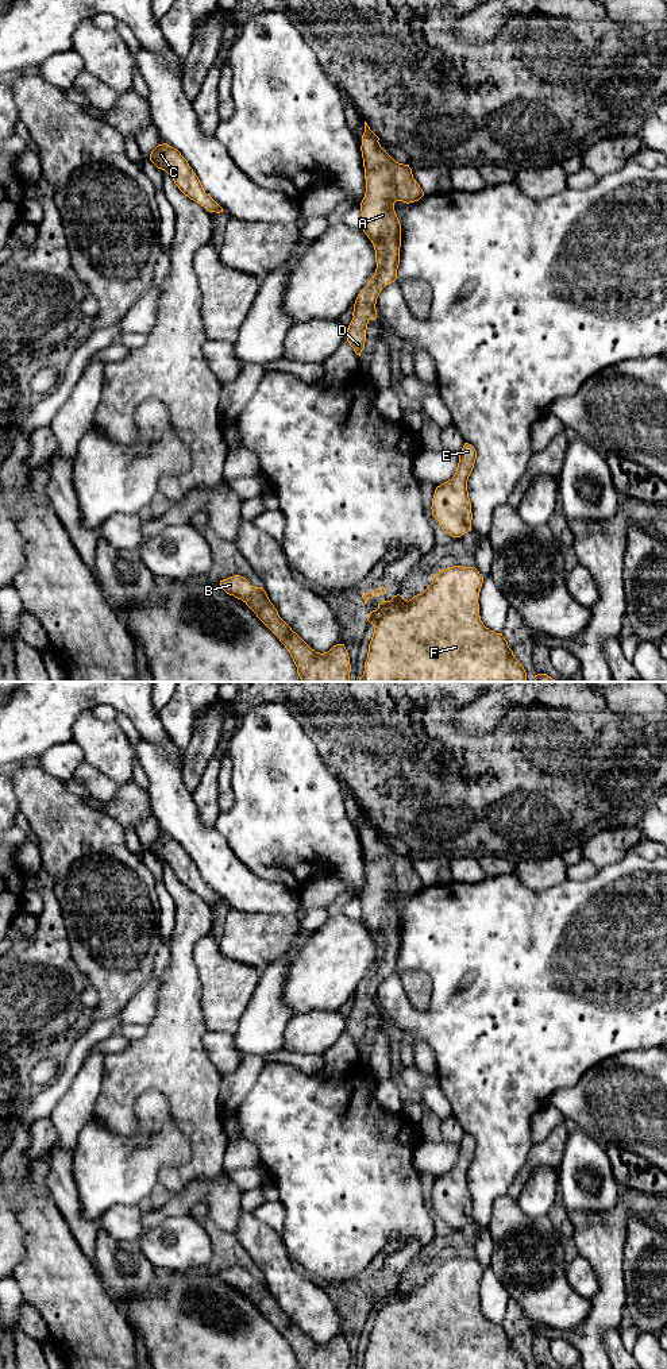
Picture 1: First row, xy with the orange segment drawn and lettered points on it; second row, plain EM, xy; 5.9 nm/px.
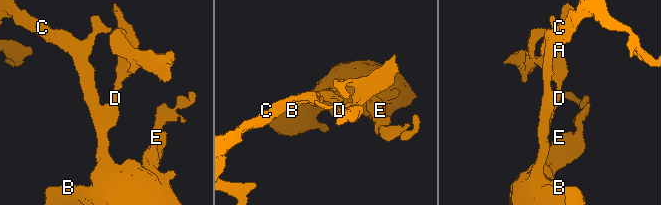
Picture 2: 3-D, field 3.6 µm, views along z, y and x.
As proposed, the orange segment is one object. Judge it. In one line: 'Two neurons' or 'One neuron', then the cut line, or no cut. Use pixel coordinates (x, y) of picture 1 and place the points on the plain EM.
One neuron. No split

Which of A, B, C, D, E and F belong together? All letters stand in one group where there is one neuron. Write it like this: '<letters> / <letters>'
A B C D E F

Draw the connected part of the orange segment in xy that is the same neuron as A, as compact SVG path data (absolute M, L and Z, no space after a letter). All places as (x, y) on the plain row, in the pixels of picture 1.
M365 813L361 837L366 871L361 894L362 921L374 937L377 960L355 991L354 1009L347 1021L347 1033L359 1048L365 1040L367 1015L378 1009L377 990L386 976L397 971L401 915L394 894L409 895L424 887L409 856L396 853L378 832Z

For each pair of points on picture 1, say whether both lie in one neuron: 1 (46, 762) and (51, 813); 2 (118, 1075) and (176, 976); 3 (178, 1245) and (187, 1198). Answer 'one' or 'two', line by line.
1: two
2: one
3: two

